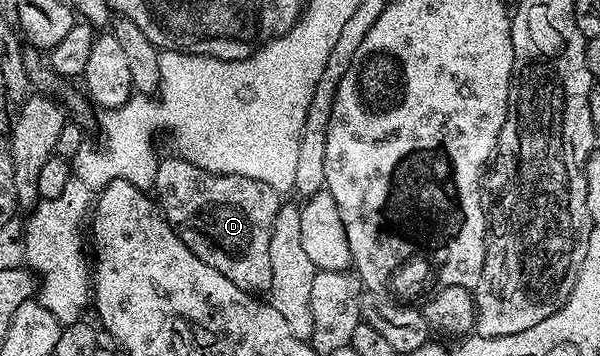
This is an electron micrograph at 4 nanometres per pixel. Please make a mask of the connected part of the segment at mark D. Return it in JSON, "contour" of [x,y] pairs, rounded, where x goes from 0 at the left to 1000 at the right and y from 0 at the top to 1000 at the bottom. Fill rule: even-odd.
{"contour":[[[288,435],[265,455],[257,542],[273,607],[305,646],[307,680],[337,739],[370,761],[383,795],[412,823],[445,826],[452,803],[450,666],[470,573],[457,525],[430,514],[430,503],[348,486],[325,452]]]}

